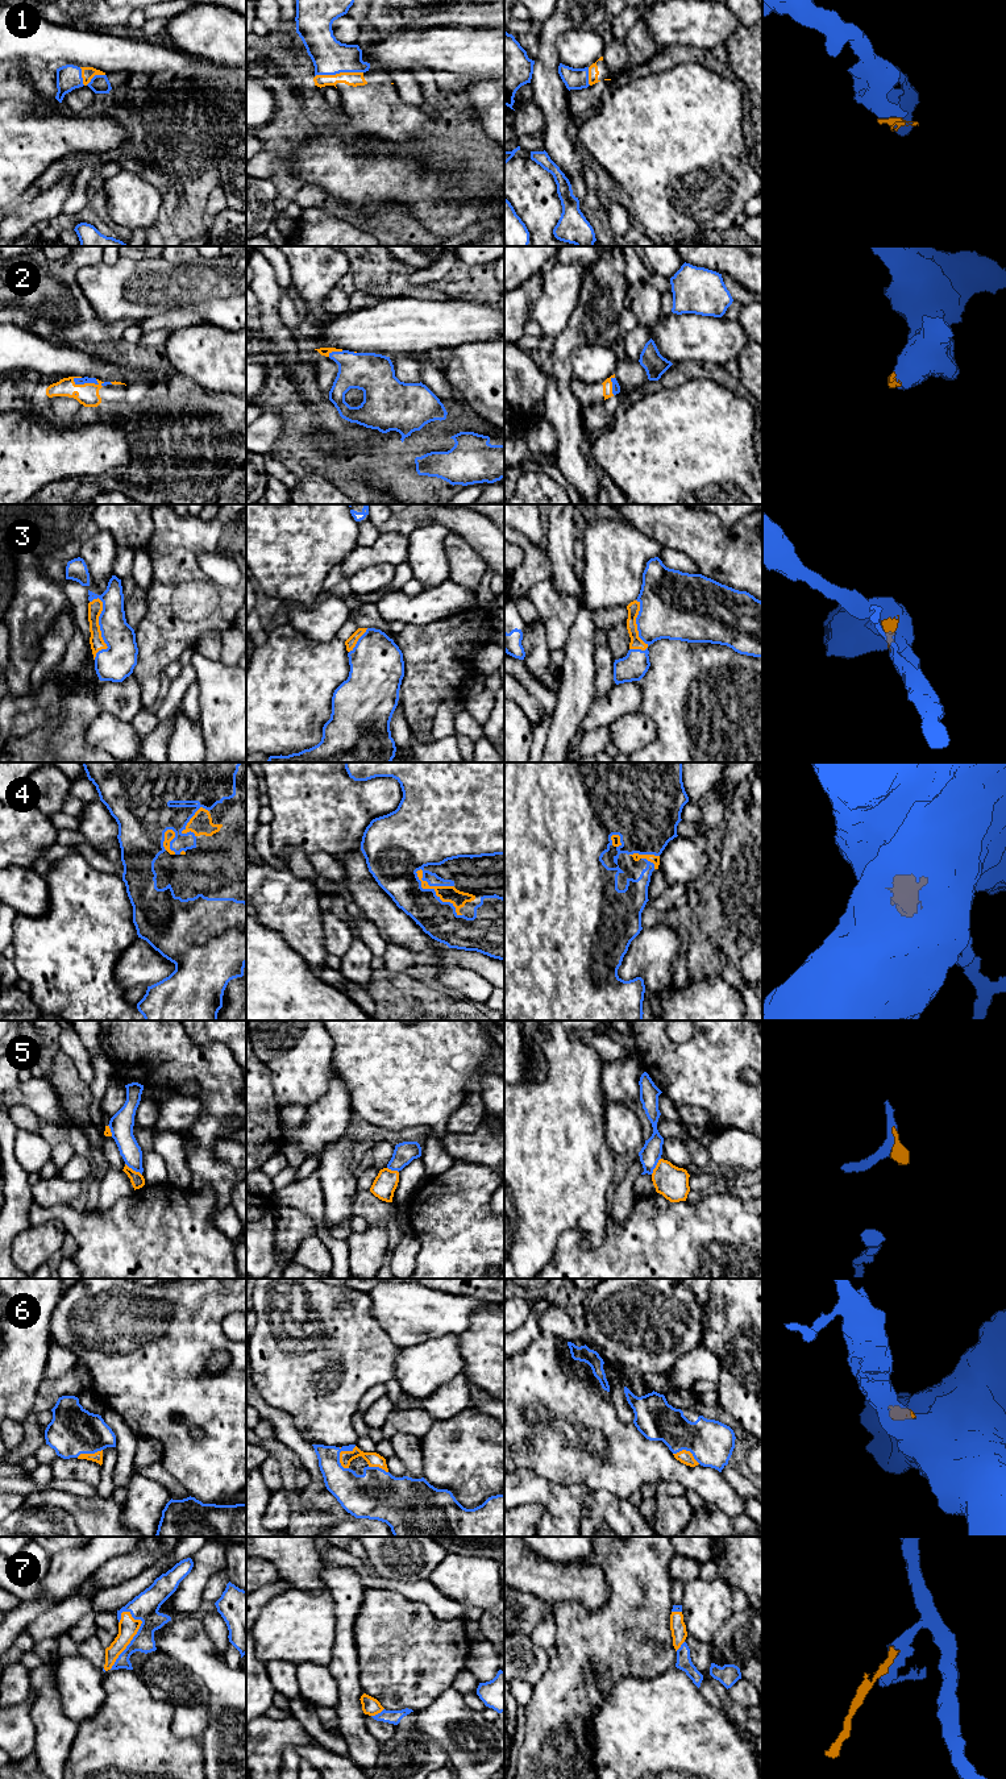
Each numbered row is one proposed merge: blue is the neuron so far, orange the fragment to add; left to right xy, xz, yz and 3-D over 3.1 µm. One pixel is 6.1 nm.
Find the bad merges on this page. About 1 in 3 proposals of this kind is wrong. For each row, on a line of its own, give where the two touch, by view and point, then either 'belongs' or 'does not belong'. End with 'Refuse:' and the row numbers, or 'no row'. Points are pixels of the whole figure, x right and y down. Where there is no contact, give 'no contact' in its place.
1: meets blue in xz at (339, 73); belongs
2: meets blue in xy at (88, 382); belongs
3: meets blue in xy at (100, 630); belongs
4: meets blue in xz at (435, 894); belongs
5: meets blue in xy at (133, 1169); does not belong
6: meets blue in xz at (340, 1451); belongs
7: meets blue in xy at (133, 1638); belongs
Refuse: 5

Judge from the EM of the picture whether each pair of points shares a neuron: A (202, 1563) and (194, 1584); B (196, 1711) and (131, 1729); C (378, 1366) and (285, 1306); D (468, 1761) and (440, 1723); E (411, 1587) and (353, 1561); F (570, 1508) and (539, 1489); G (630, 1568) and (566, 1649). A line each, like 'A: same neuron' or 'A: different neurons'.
A: same neuron
B: different neurons
C: same neuron
D: same neuron
E: same neuron
F: same neuron
G: same neuron

